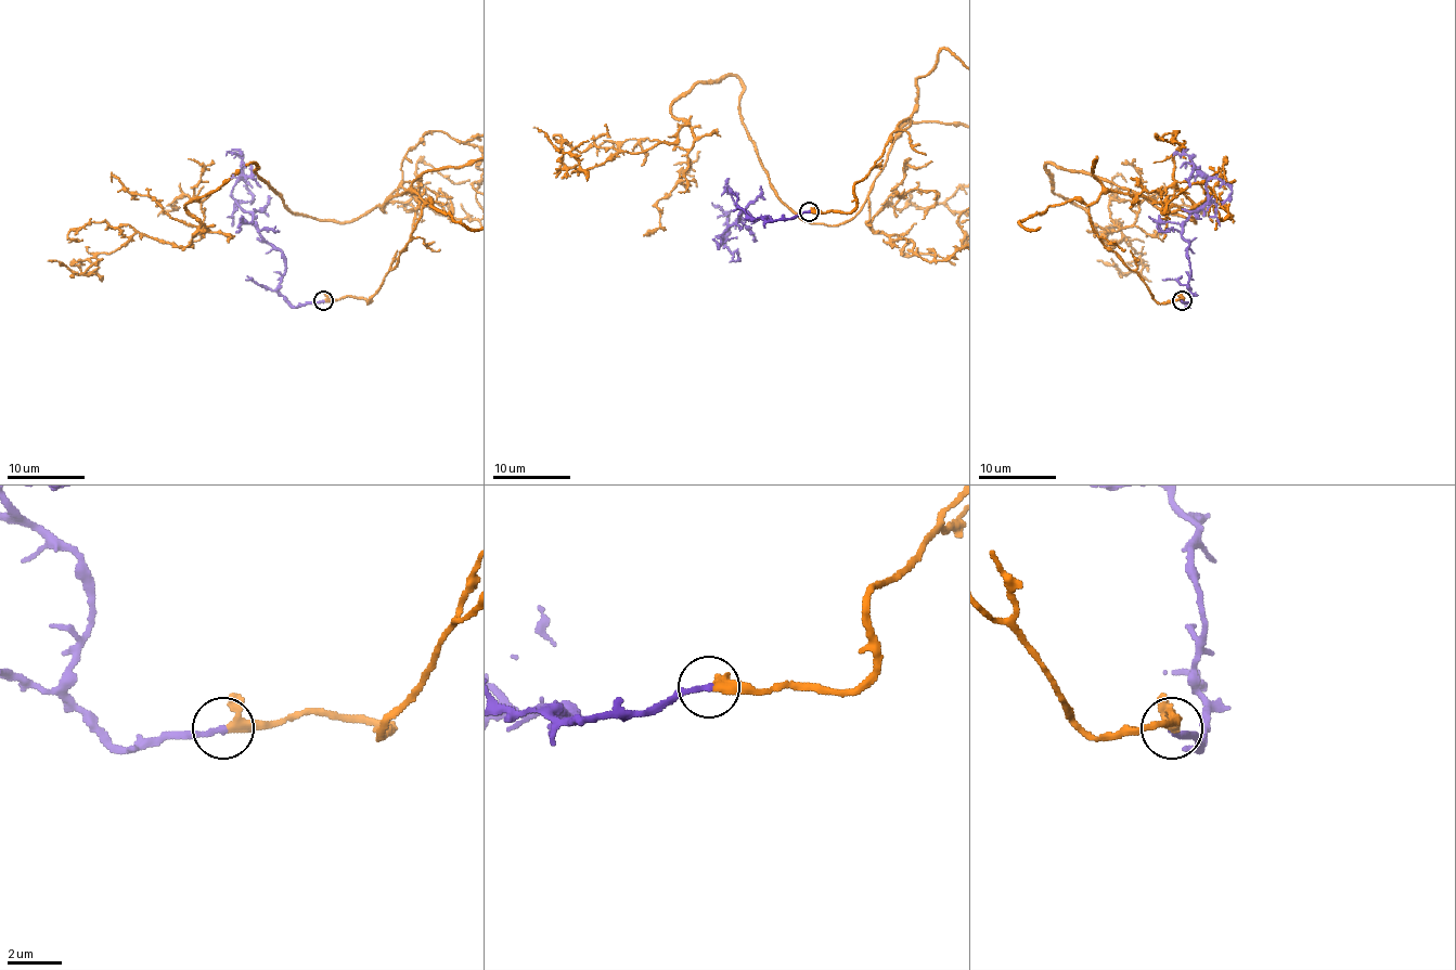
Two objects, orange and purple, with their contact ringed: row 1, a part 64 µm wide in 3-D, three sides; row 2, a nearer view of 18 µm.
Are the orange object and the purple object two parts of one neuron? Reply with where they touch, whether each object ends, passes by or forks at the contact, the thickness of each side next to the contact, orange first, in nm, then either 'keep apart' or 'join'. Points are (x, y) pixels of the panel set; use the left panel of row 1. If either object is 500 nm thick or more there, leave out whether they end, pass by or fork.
place (323, 300); orange passes by; purple ends; calibres 280 and 200 nm; join

